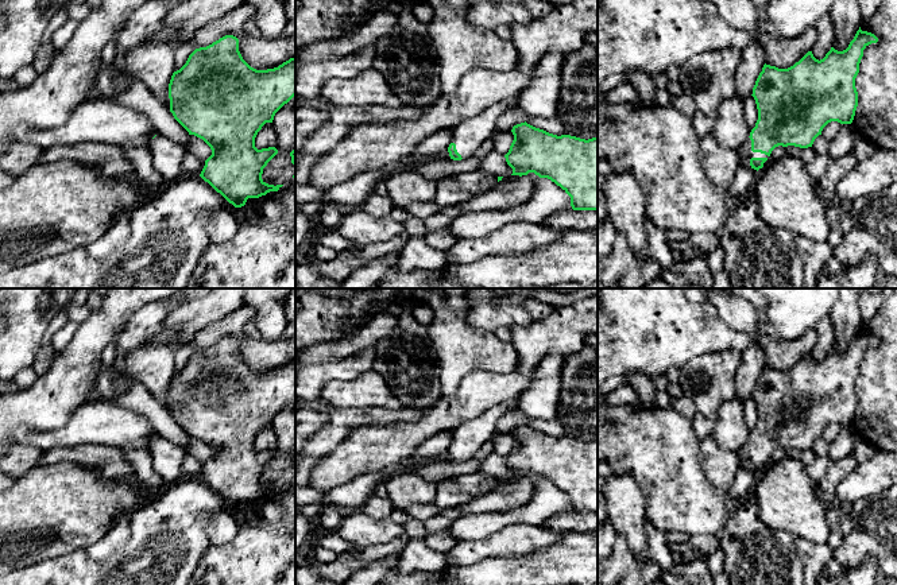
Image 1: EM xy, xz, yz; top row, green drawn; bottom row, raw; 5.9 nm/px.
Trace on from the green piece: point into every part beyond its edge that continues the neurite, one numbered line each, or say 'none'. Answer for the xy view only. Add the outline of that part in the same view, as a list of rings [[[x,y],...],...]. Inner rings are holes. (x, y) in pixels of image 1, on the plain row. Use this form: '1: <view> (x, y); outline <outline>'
1: xy (167, 457); outline [[[156,435],[148,448],[156,473],[165,483],[174,484],[183,476],[186,450],[166,438]]]

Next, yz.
1: yz (745, 456); outline [[[750,439],[746,441],[745,446],[736,454],[739,460],[739,468],[750,468],[751,460],[769,460],[765,456],[751,453]]]

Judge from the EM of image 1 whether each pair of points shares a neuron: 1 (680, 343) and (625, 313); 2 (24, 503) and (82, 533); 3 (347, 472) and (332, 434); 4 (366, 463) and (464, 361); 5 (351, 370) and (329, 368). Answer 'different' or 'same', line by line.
1: same
2: same
3: different
4: different
5: same

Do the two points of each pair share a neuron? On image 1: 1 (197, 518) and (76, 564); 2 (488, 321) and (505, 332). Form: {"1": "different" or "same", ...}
{"1": "same", "2": "different"}

